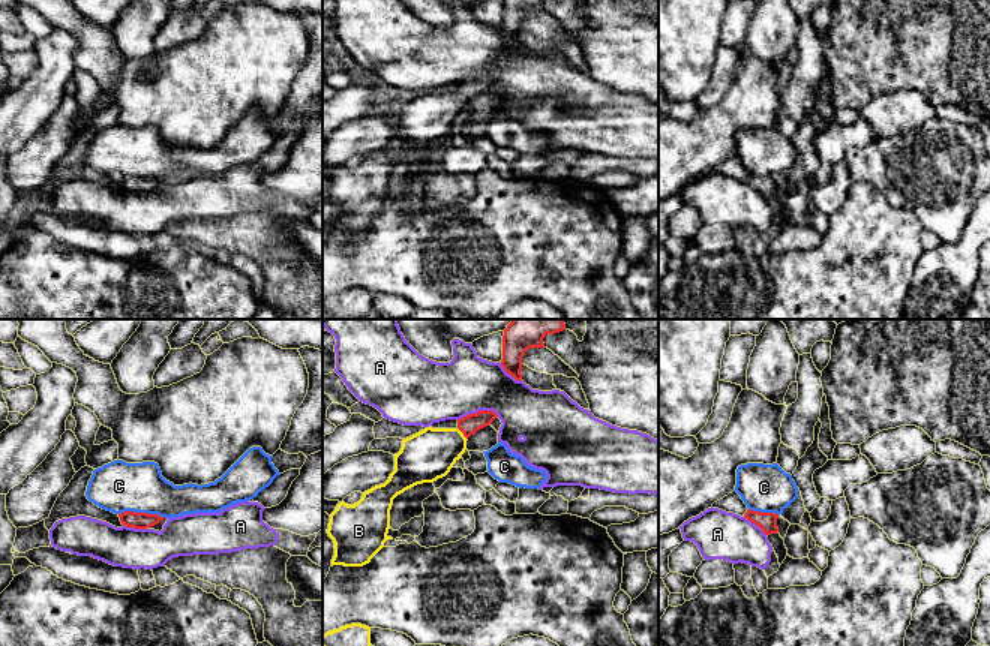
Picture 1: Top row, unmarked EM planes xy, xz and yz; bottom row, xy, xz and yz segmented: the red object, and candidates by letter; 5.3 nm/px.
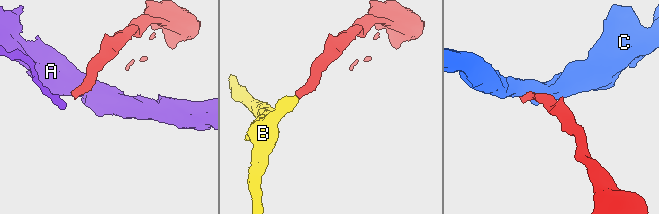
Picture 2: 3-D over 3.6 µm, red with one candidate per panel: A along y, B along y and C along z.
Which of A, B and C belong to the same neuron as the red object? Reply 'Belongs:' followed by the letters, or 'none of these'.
Belongs: B

